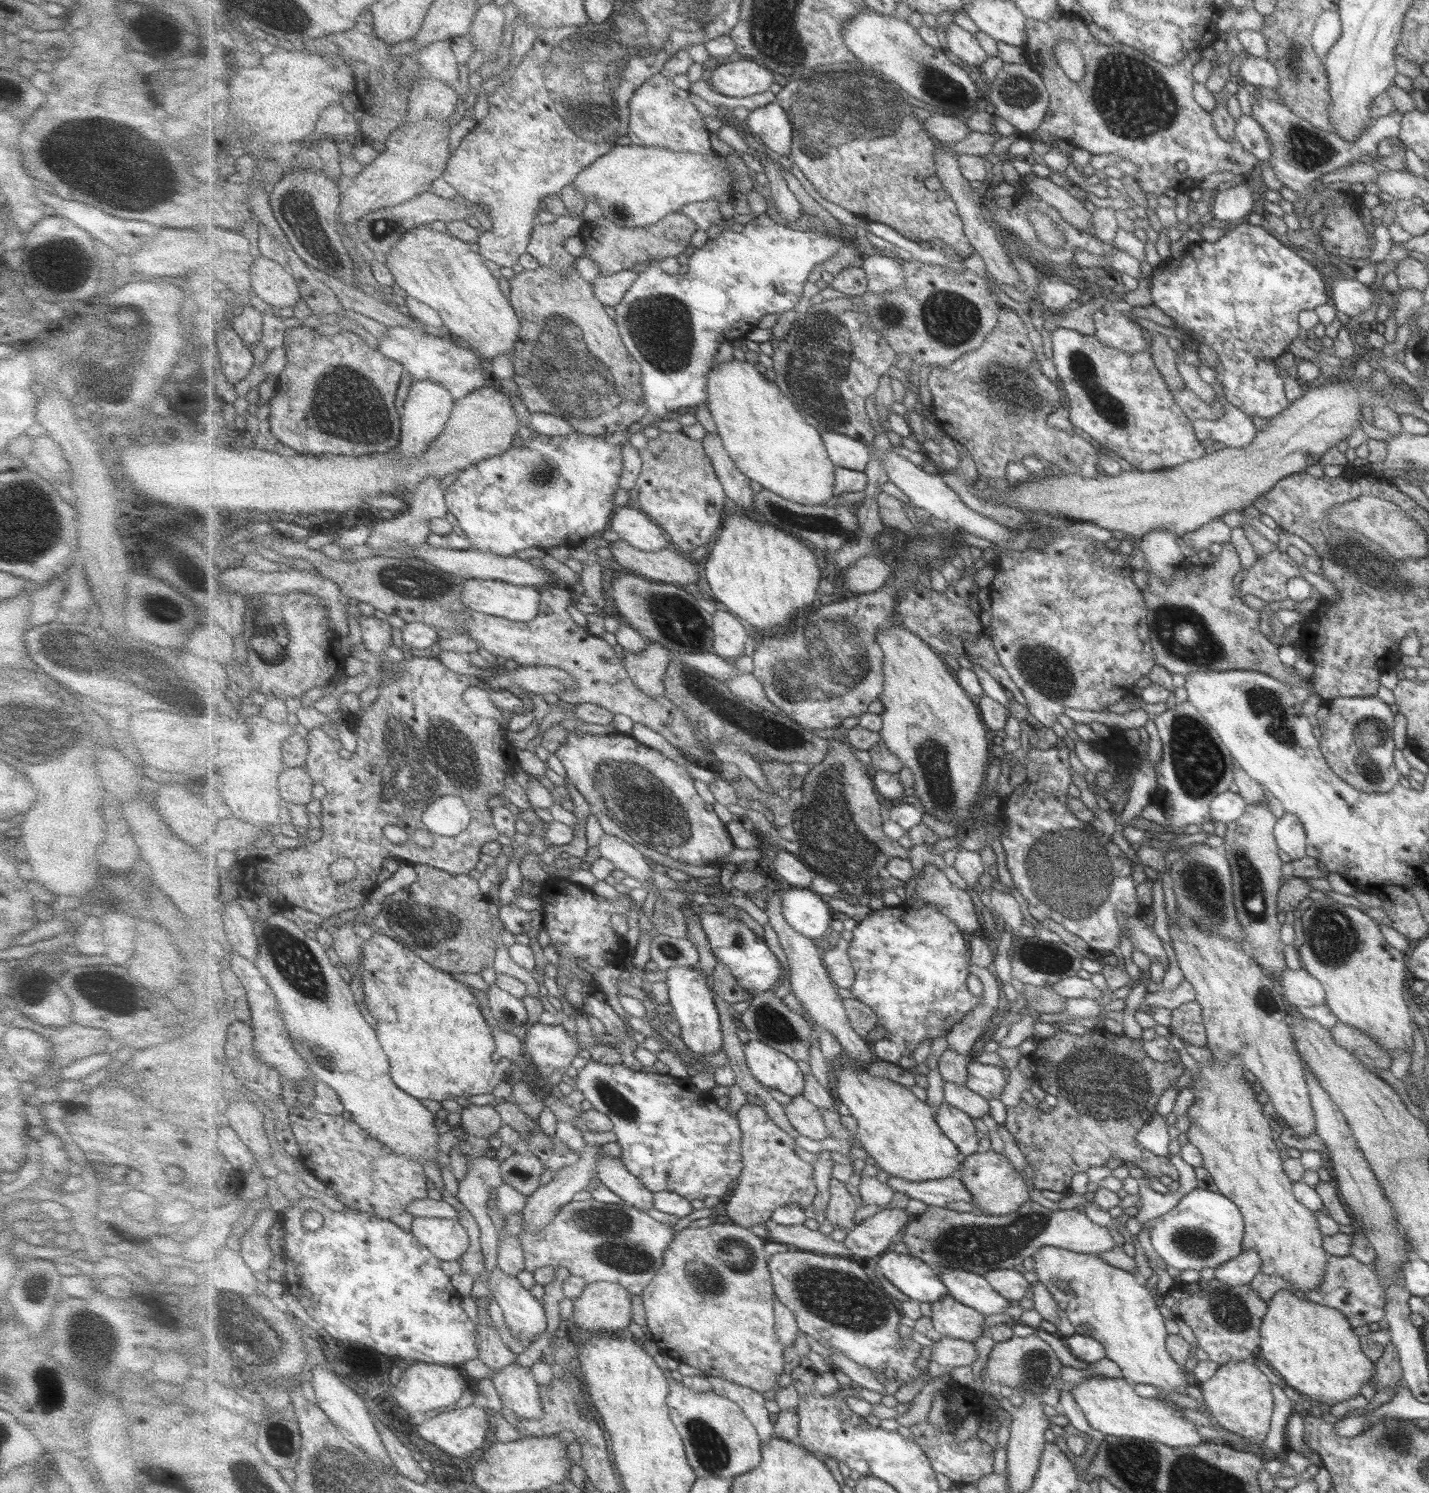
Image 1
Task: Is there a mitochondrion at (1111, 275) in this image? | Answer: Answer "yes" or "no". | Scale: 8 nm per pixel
no

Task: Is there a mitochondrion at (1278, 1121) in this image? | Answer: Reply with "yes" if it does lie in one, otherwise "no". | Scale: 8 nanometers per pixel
no

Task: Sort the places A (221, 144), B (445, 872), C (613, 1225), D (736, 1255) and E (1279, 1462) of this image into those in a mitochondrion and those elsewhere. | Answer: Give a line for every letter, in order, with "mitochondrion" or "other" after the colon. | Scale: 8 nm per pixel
A: other
B: other
C: mitochondrion
D: mitochondrion
E: other

